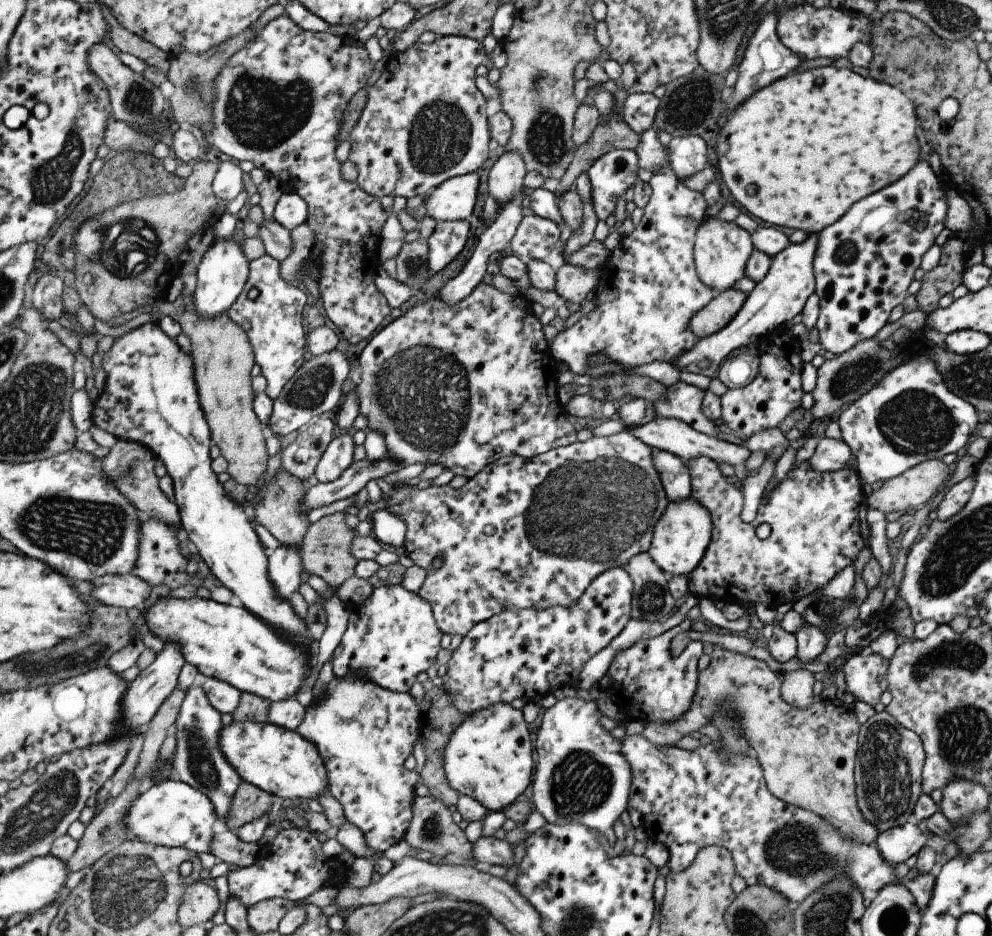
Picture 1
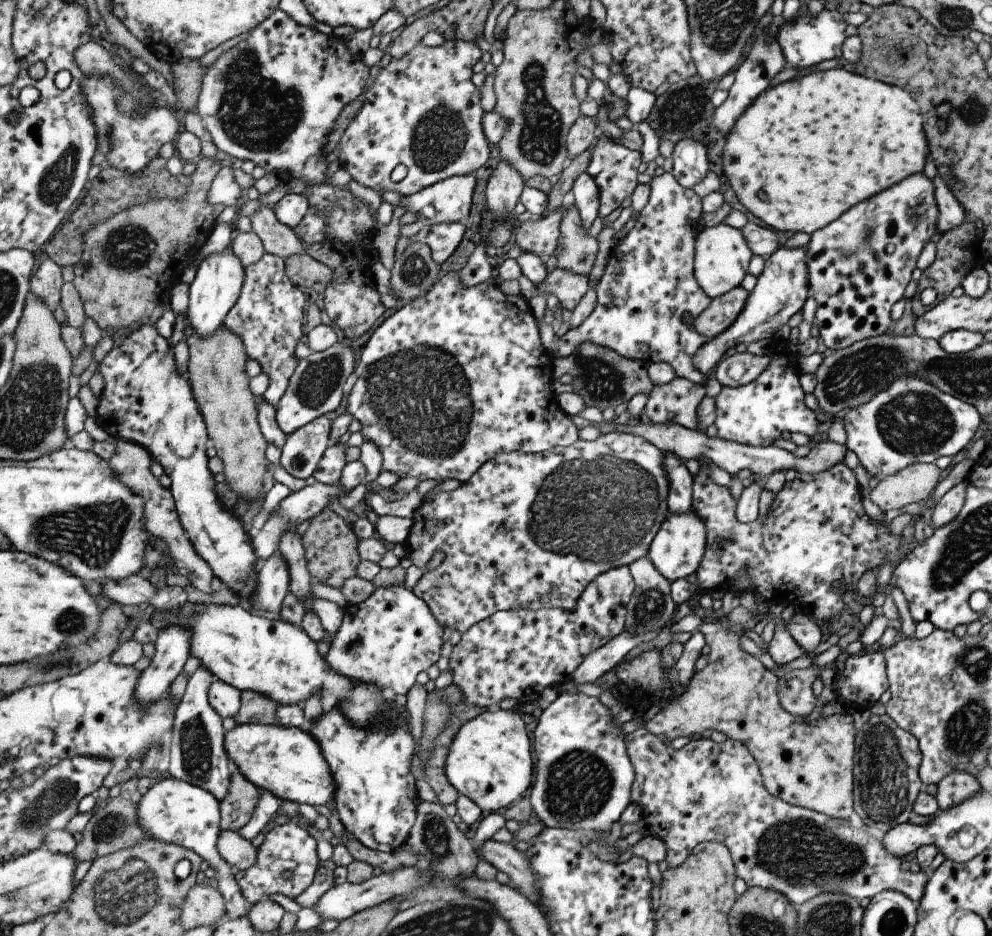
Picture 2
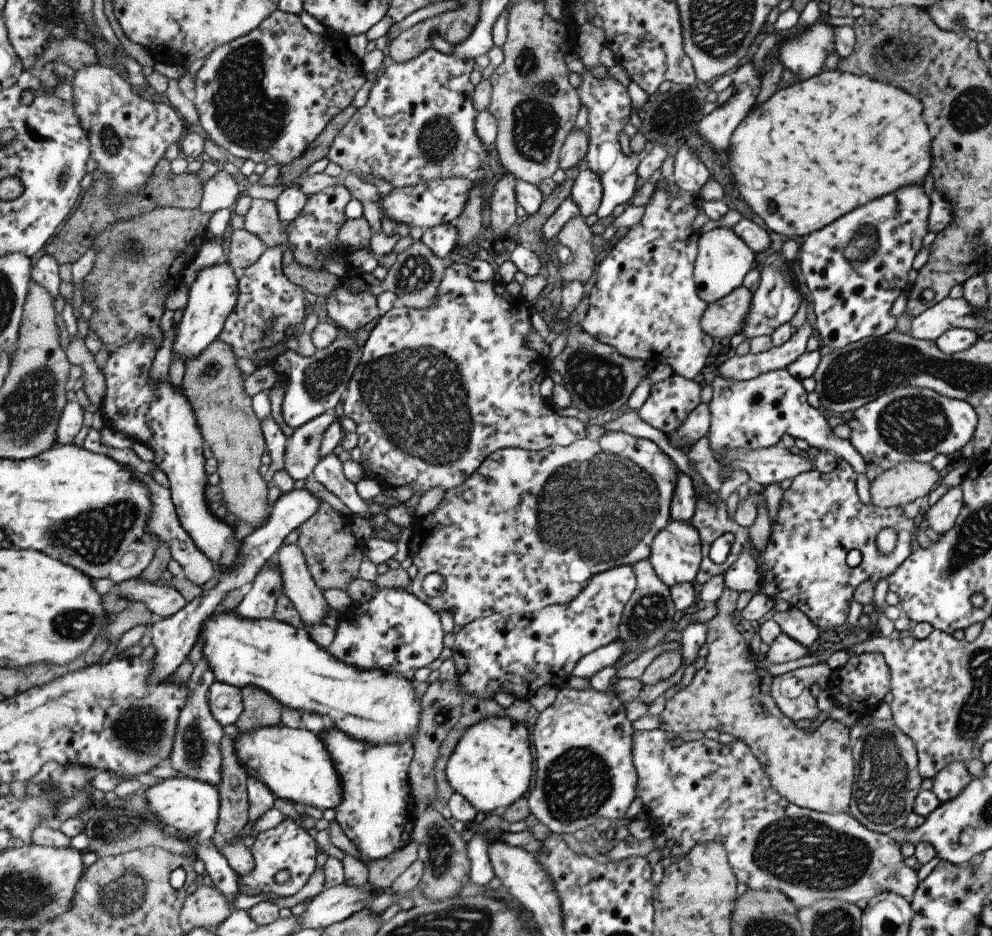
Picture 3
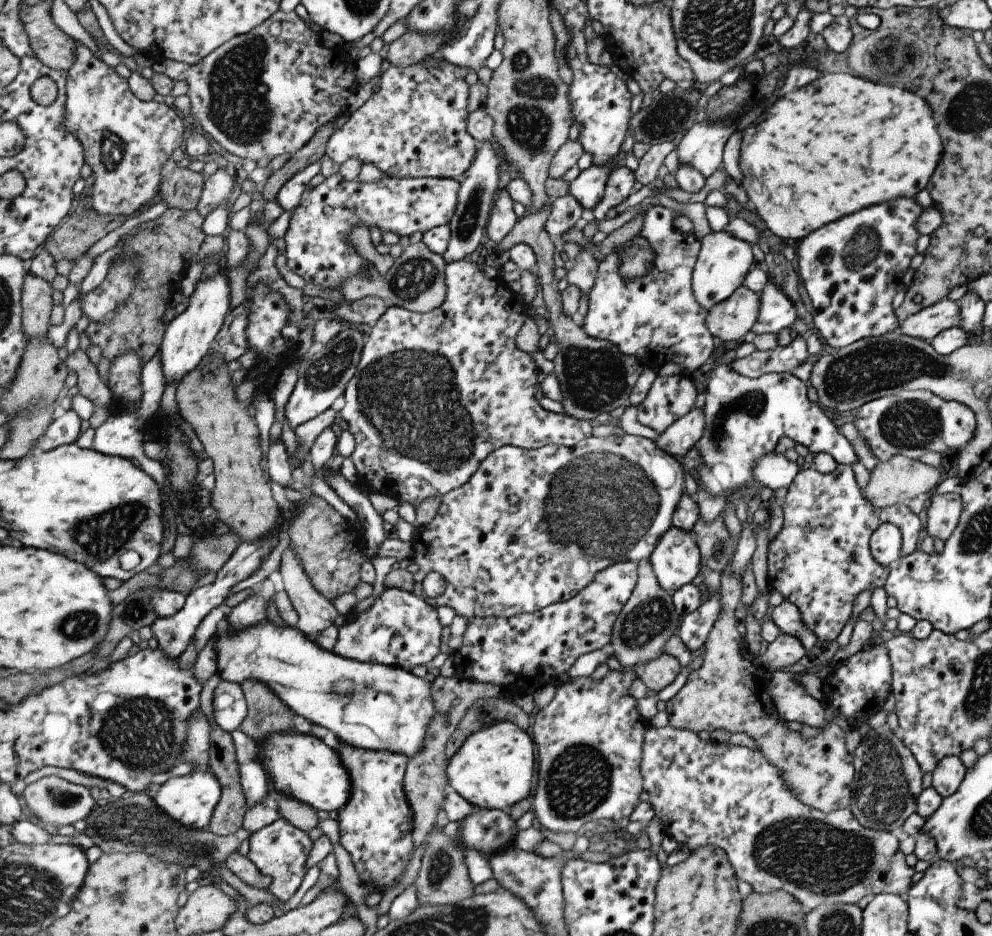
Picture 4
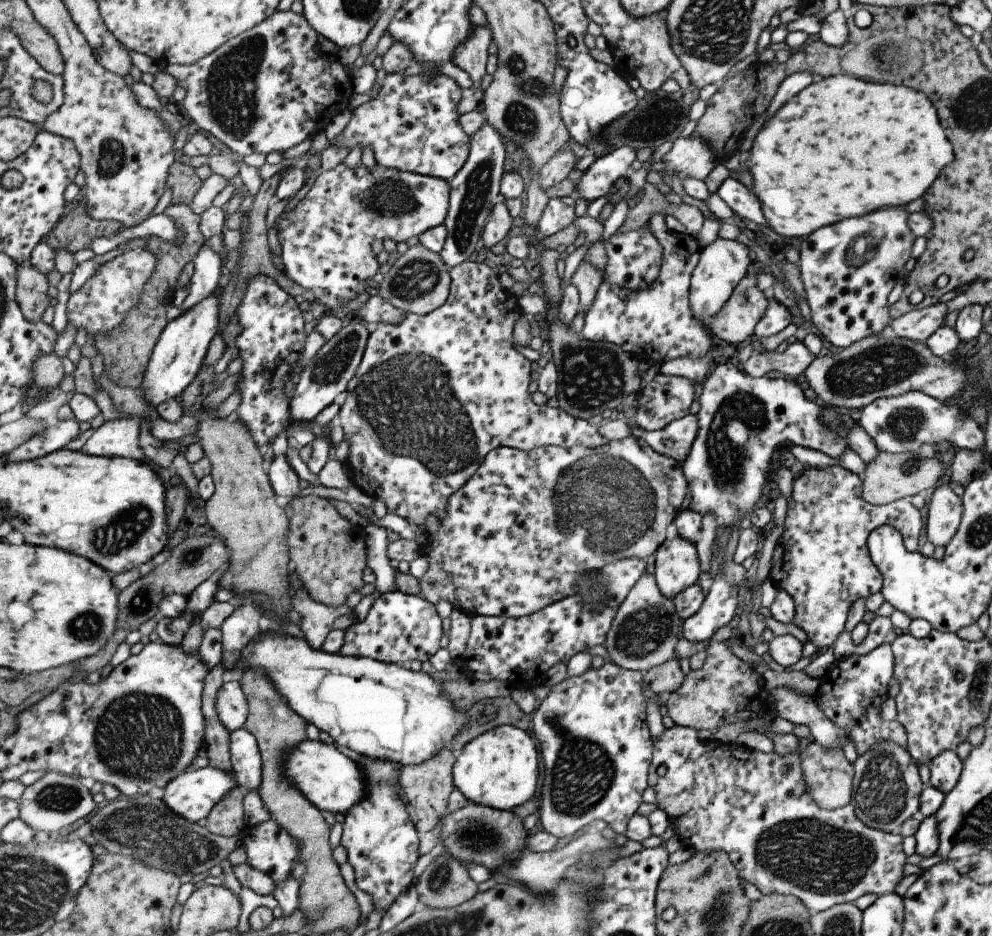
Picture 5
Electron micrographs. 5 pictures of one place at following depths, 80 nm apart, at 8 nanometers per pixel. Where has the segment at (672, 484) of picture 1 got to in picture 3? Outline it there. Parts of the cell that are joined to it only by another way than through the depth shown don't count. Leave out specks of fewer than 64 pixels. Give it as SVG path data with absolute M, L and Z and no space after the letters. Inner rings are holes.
M677 470L675 486L668 506L671 519L690 522L695 510L696 499L693 485L689 475Z

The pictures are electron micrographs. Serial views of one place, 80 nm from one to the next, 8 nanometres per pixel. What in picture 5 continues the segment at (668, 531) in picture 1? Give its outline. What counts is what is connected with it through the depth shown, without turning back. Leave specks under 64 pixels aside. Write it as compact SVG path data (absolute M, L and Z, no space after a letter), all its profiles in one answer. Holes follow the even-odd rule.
M676 535L663 539L653 554L653 578L659 592L672 598L691 586L699 576L700 566L694 543Z

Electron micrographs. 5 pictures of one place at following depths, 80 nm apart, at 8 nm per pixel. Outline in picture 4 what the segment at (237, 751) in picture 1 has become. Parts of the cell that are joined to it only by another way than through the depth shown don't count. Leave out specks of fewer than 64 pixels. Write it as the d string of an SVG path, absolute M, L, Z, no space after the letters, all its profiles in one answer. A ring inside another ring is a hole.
M285 731L271 734L266 743L259 744L260 762L277 792L297 797L314 809L341 811L353 792L349 769L342 764L337 750L333 750L314 734Z

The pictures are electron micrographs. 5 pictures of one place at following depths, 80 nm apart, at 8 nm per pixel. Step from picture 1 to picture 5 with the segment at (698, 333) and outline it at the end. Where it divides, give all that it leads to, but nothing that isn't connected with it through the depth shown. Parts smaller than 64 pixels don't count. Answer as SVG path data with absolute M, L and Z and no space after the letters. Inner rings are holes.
M754 274L745 275L719 312L711 318L709 332L736 348L753 338L754 326L766 309L768 293L755 287Z

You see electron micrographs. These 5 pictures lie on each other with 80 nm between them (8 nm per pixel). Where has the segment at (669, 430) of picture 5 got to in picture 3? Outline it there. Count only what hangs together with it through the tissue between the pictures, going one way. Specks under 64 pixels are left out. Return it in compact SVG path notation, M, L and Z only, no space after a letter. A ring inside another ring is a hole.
M699 403L667 438L671 446L682 450L683 447L689 448L697 439L708 432L710 425L710 412L707 403Z

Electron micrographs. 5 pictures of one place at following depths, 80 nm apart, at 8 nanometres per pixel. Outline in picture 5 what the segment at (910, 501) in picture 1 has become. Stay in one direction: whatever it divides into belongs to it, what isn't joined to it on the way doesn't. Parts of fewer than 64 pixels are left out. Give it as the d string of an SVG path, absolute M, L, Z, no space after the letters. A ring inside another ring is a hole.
M884 453L865 465L862 476L861 496L865 502L872 505L886 505L899 499L905 499L913 494L933 488L942 474L941 463L935 457L929 460L921 458L917 453Z

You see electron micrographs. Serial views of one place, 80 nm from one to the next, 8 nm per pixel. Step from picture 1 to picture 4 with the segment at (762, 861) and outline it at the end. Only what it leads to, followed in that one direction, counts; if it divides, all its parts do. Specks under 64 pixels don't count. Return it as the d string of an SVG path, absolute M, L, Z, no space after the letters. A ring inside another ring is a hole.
M669 725L648 727L642 734L641 772L643 790L648 793L654 815L664 824L665 835L690 852L707 845L721 848L733 867L735 878L747 882L756 893L785 891L804 910L811 910L821 903L853 905L865 896L879 893L904 898L912 885L913 867L905 863L899 842L890 832L866 829L848 808L822 813L801 804L784 787L780 770L755 749L701 740L694 732Z

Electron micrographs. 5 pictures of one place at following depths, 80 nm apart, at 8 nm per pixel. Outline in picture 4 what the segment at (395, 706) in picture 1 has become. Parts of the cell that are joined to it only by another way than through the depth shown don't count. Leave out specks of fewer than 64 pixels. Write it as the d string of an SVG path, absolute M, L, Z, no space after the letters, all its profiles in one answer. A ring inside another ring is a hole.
M340 742L337 749L342 764L350 772L353 792L339 811L339 842L352 854L362 881L375 883L379 892L399 880L409 866L414 851L414 809L410 805L405 777L410 756L389 750L375 751Z

